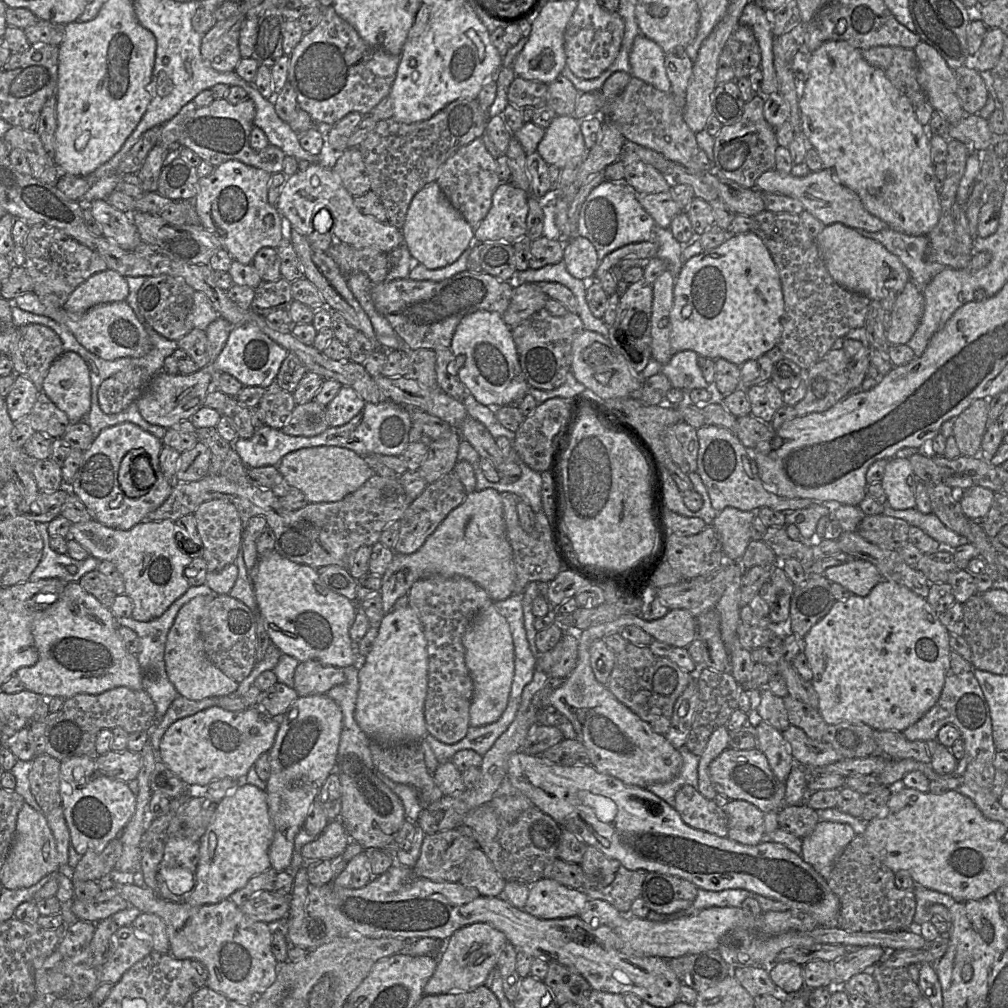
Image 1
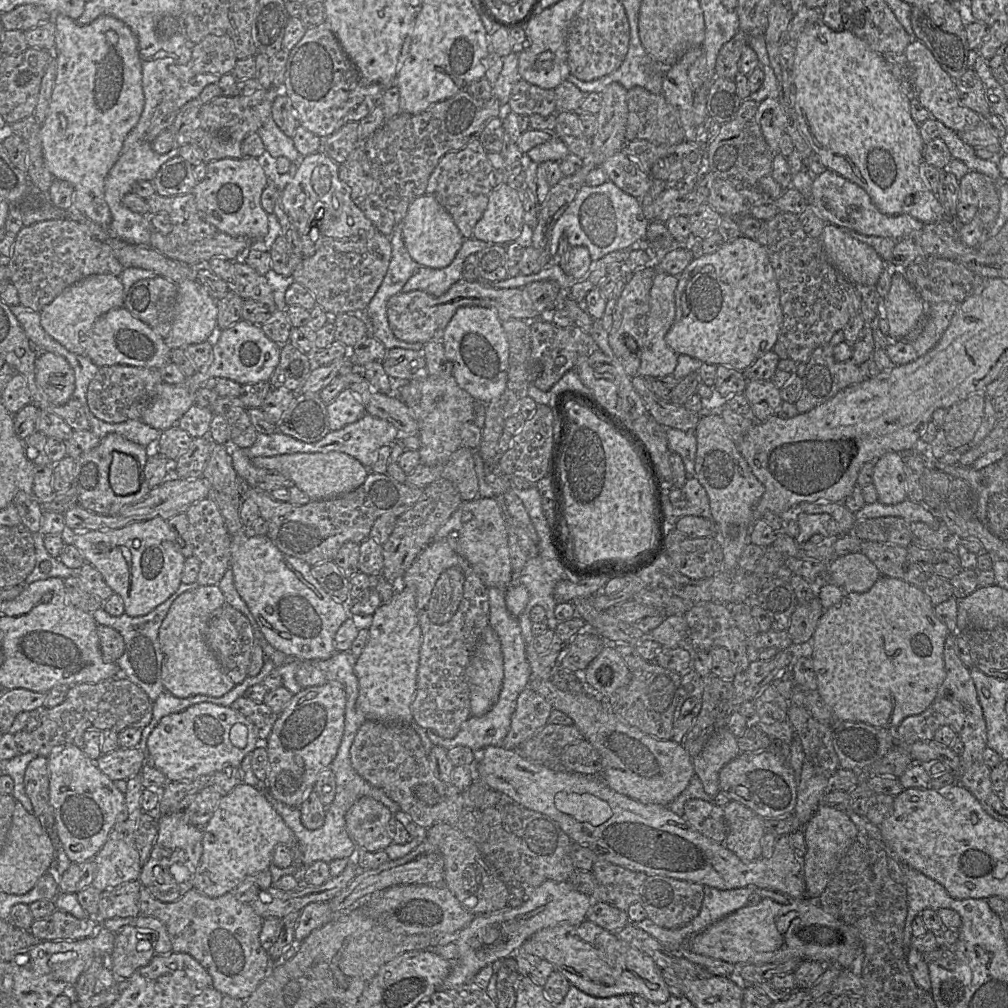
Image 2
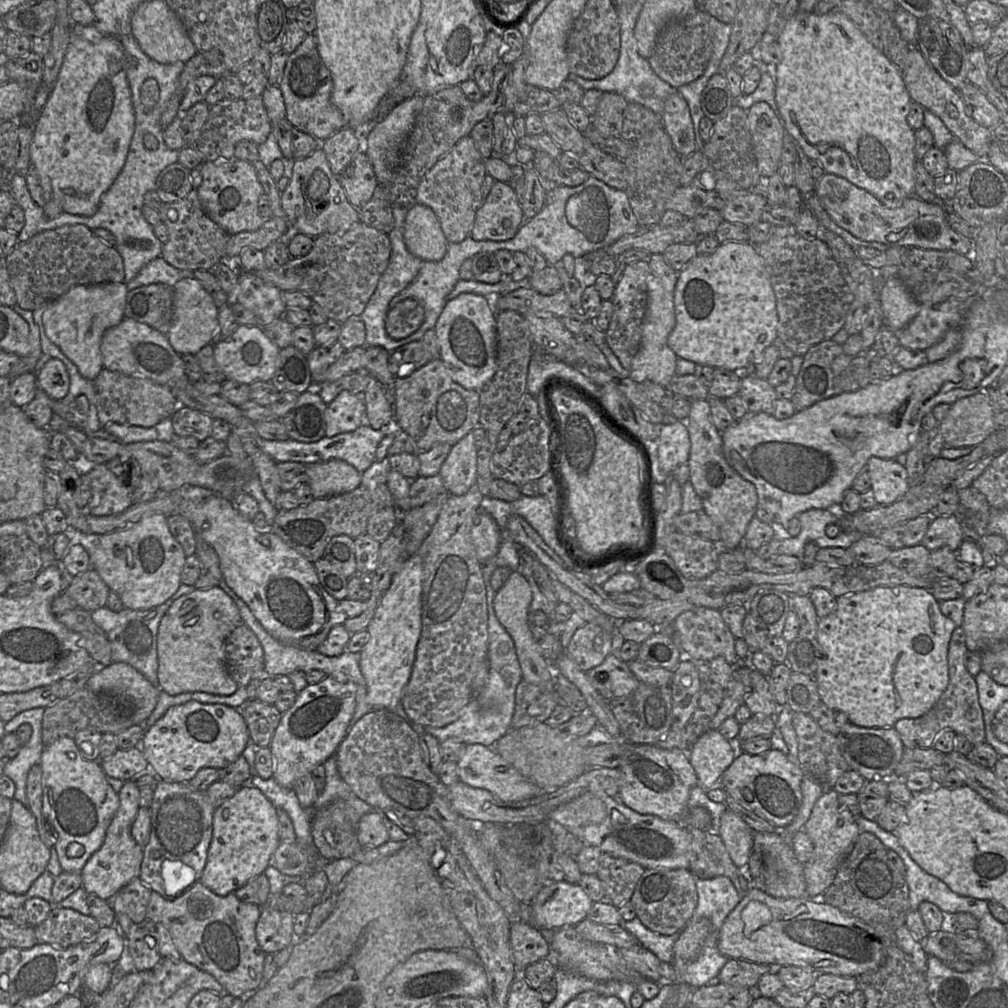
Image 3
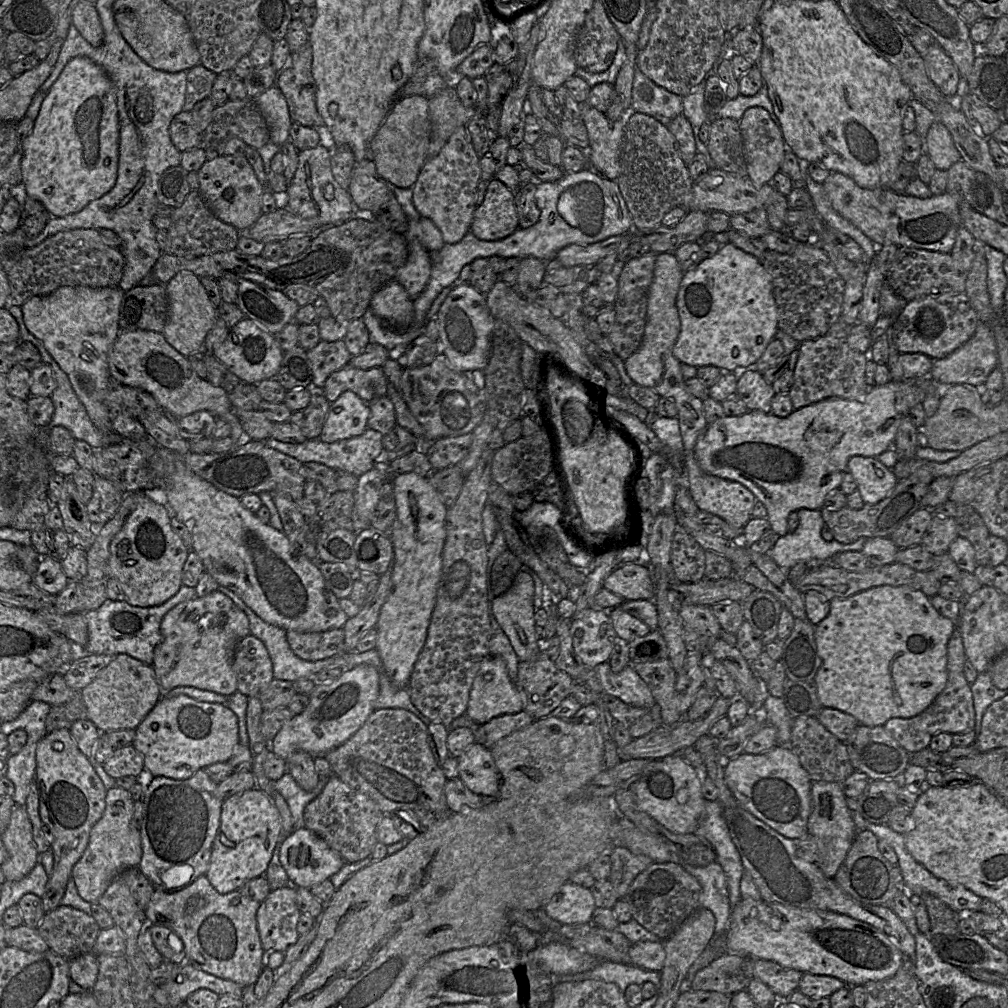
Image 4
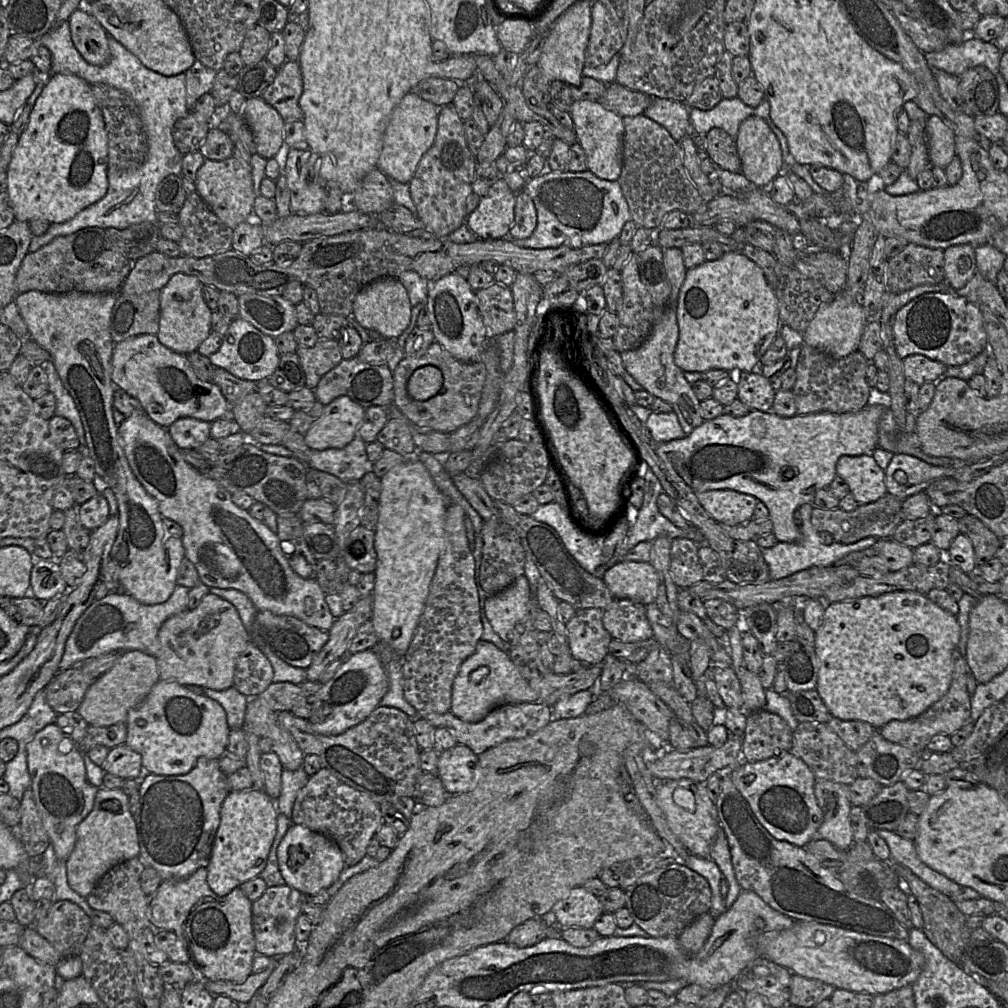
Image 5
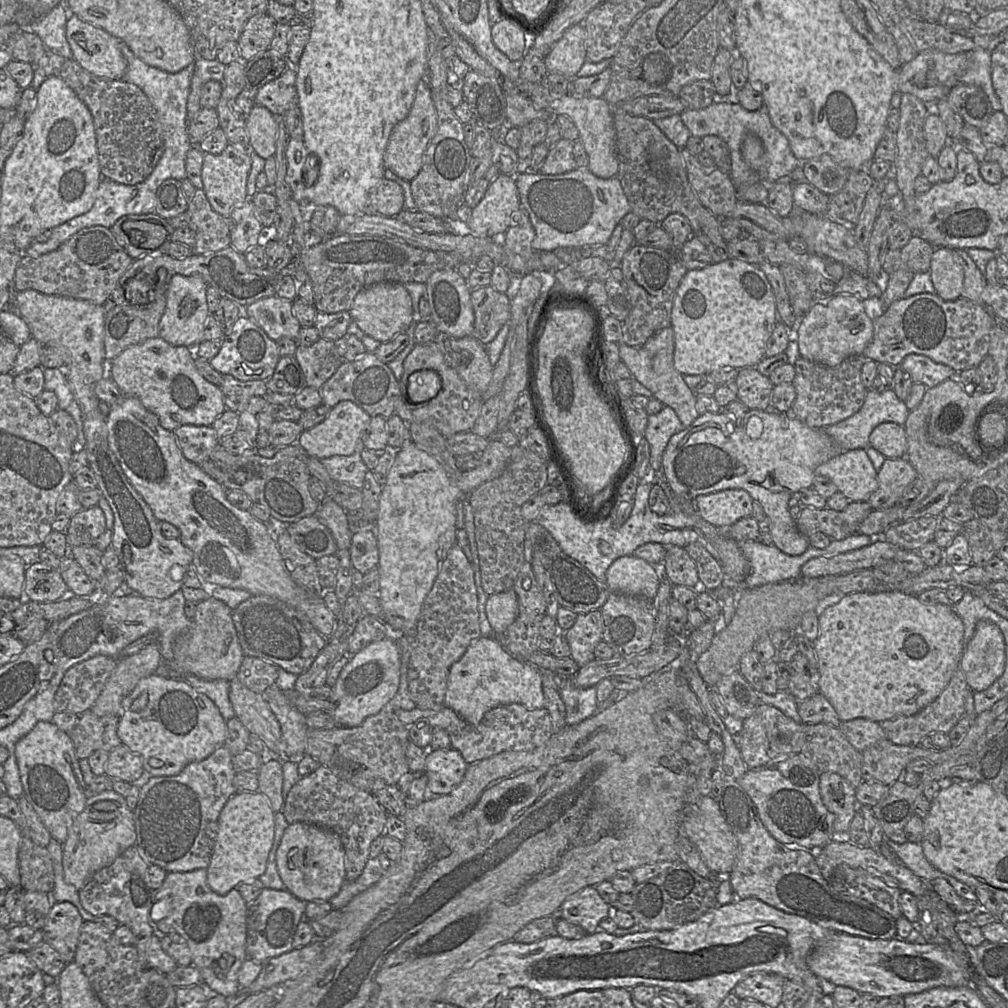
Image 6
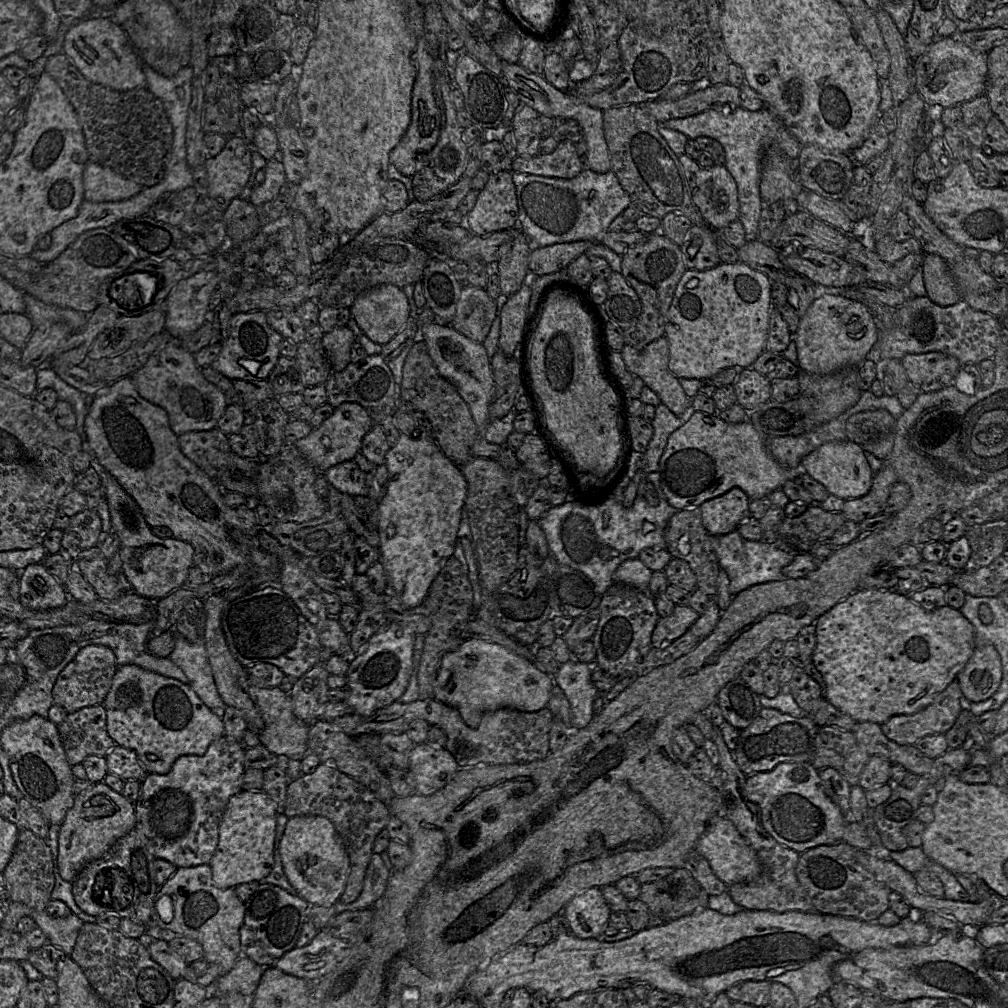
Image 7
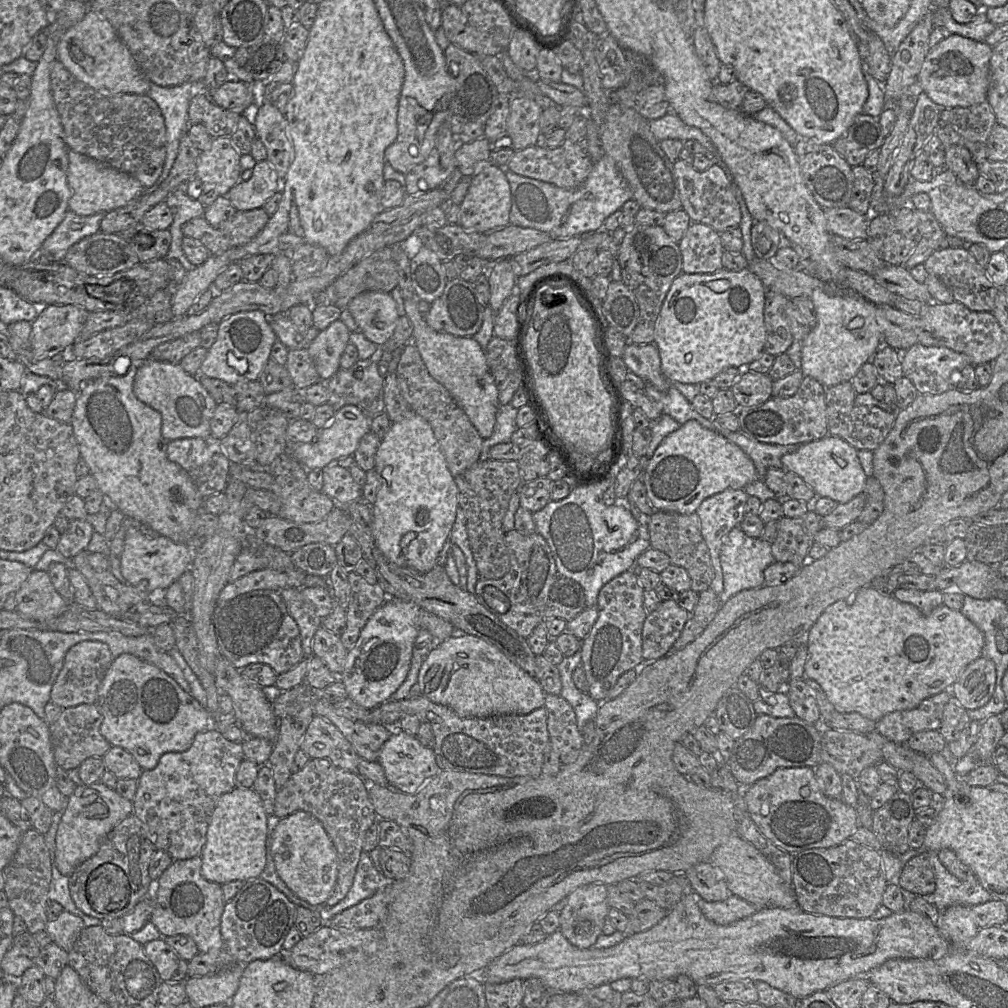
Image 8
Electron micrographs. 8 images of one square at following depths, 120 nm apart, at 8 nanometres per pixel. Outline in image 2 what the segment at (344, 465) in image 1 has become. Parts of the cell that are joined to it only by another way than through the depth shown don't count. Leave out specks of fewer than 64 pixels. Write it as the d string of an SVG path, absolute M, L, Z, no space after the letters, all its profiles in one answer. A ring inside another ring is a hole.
M338 451L257 456L252 459L252 463L257 468L278 471L290 479L293 486L302 490L312 501L327 500L352 492L364 483L369 473L369 470L358 460Z

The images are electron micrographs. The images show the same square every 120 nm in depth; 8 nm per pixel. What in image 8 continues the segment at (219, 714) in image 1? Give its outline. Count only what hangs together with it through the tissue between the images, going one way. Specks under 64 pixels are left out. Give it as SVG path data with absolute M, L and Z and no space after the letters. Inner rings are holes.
M123 653L119 655L111 662L111 665L101 684L101 687L99 688L97 698L94 704L103 716L103 721L100 726L100 733L102 734L102 736L112 746L124 748L126 751L132 754L136 762L143 770L154 769L157 766L161 756L167 752L184 752L188 750L191 747L195 736L199 732L203 732L211 728L211 726L213 725L213 716L209 713L209 711L205 707L200 705L200 703L190 693L185 692L172 677L170 677L166 672L156 667L155 665L128 653Z

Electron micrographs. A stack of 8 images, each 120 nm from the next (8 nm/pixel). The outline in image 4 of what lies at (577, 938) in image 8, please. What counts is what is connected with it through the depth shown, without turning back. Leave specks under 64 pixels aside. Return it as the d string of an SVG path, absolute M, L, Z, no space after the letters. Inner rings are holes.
M567 881L544 906L546 913L561 925L589 924L597 906L590 889Z

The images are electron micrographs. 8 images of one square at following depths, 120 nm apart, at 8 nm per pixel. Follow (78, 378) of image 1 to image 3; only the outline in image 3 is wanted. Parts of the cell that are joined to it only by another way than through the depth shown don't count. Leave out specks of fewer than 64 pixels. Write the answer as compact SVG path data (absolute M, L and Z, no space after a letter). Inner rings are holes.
M42 355L42 367L35 374L37 389L48 397L60 400L64 398L69 388L69 376L63 363L48 355Z

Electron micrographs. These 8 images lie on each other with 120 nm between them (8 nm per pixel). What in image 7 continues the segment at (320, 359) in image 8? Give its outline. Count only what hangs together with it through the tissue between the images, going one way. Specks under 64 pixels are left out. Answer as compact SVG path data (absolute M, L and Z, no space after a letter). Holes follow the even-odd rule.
M347 326L323 334L321 343L333 372L344 370L350 363L350 350L354 341L356 336Z

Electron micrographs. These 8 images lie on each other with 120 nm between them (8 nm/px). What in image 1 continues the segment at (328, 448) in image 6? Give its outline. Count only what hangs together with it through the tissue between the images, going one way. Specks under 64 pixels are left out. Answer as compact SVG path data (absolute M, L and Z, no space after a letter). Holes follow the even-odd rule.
M341 386L335 397L325 406L330 427L348 423L364 407L364 400L349 386Z

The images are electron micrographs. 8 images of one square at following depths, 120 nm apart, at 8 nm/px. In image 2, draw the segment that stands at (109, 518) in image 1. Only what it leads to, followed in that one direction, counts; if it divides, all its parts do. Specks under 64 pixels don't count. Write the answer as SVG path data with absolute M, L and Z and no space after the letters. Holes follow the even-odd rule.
M108 434L103 437L99 444L87 453L75 460L75 477L73 485L76 486L78 493L78 504L88 511L111 516L117 514L123 507L136 504L141 501L151 490L147 481L144 479L144 467L148 458L146 448L132 442L120 434ZM114 452L125 453L132 456L138 463L140 488L134 494L119 496L115 494L109 484L109 470Z

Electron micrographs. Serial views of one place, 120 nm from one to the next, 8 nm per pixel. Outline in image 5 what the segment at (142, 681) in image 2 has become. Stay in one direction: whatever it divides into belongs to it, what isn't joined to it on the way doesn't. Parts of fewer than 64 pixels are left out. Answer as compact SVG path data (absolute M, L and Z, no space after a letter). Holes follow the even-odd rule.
M177 584L169 599L155 605L142 604L129 594L117 593L95 600L76 621L65 643L59 671L109 652L138 650L156 657L160 649L159 629L168 618L187 610L188 592L188 587Z

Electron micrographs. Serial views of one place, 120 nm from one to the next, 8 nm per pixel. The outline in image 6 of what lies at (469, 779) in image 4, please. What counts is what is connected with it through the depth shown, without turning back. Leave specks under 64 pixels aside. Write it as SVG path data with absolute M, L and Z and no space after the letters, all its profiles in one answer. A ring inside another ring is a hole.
M452 747L442 750L428 749L424 768L424 772L428 778L428 796L449 794L461 783L468 766L461 753Z

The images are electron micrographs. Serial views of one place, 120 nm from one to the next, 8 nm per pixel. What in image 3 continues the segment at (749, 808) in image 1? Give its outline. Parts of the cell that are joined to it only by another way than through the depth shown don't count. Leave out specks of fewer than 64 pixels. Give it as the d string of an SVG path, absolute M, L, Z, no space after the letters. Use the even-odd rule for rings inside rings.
M726 809L718 823L720 836L734 865L738 868L749 862L753 847L753 831L736 813Z

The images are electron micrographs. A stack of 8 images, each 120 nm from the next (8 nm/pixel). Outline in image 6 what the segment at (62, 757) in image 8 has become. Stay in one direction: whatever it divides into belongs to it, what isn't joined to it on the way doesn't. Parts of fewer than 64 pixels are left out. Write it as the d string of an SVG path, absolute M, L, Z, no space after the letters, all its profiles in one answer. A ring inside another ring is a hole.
M91 710L79 715L74 729L69 733L76 756L88 759L96 750L112 751L121 743L117 735L119 717L97 716Z

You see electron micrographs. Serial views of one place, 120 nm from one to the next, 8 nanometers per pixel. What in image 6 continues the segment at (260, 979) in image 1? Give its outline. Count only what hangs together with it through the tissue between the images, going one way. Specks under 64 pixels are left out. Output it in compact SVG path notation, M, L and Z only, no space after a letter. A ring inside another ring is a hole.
M207 869L188 872L168 872L162 886L152 892L154 902L150 918L156 928L165 933L178 933L192 954L192 965L201 973L202 984L209 993L236 997L240 992L238 973L248 957L247 917L248 904L238 889L218 895L207 885Z

